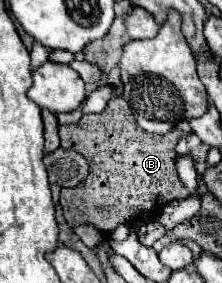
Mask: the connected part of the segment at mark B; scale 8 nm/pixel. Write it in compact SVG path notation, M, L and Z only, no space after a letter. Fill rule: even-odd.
M122 96L112 98L106 110L100 114L84 114L76 124L59 126L60 146L78 150L90 164L90 174L76 188L60 192L64 218L72 228L92 224L96 230L108 236L122 224L132 226L140 222L142 214L156 216L167 203L190 196L174 166L178 156L174 148L182 134L178 130L172 130L170 134L146 132L144 142L140 140L143 132ZM80 132L84 134L80 136ZM102 206L106 206L110 214L98 214L96 210Z

